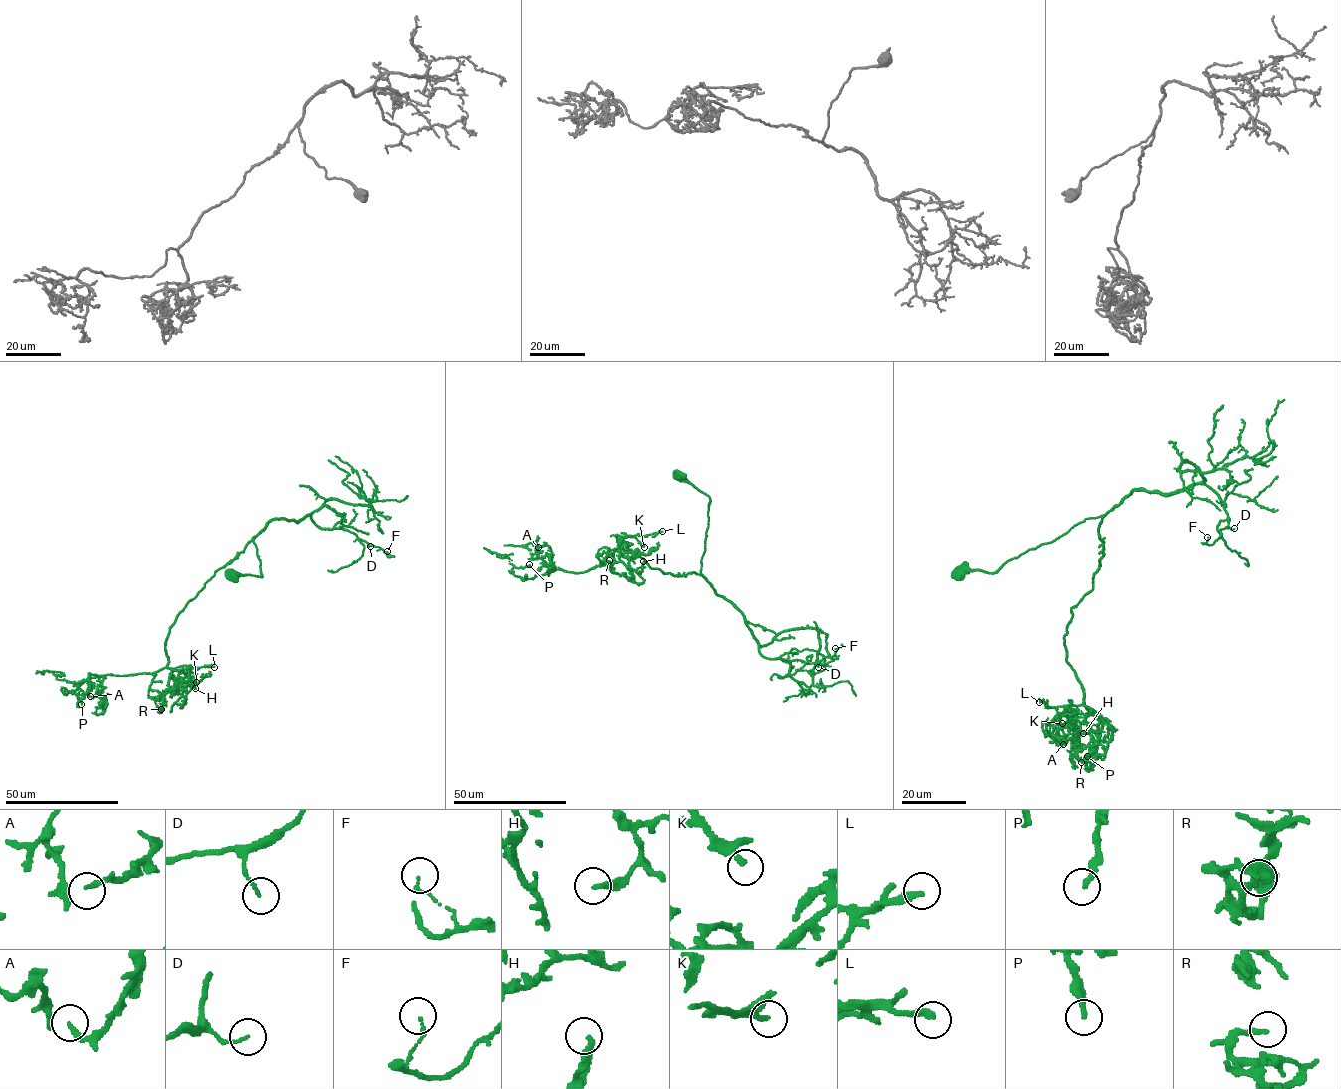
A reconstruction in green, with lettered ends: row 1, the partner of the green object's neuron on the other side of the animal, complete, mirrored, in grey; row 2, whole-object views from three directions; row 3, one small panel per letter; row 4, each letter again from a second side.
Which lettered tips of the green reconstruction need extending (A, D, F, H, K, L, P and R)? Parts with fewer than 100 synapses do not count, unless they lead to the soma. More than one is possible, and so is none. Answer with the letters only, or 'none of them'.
none of them

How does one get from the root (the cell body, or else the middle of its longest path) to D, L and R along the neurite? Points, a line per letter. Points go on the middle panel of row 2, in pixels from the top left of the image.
D: (680, 476), (709, 497), (702, 576), (742, 614), (763, 656), (802, 660), (818, 667)
L: (680, 476), (709, 497), (701, 574), (664, 573), (622, 548), (613, 558), (619, 560), (624, 538), (662, 531)
R: (680, 476), (709, 497), (701, 574), (664, 573), (615, 550), (615, 561), (643, 580), (636, 583), (609, 560)

